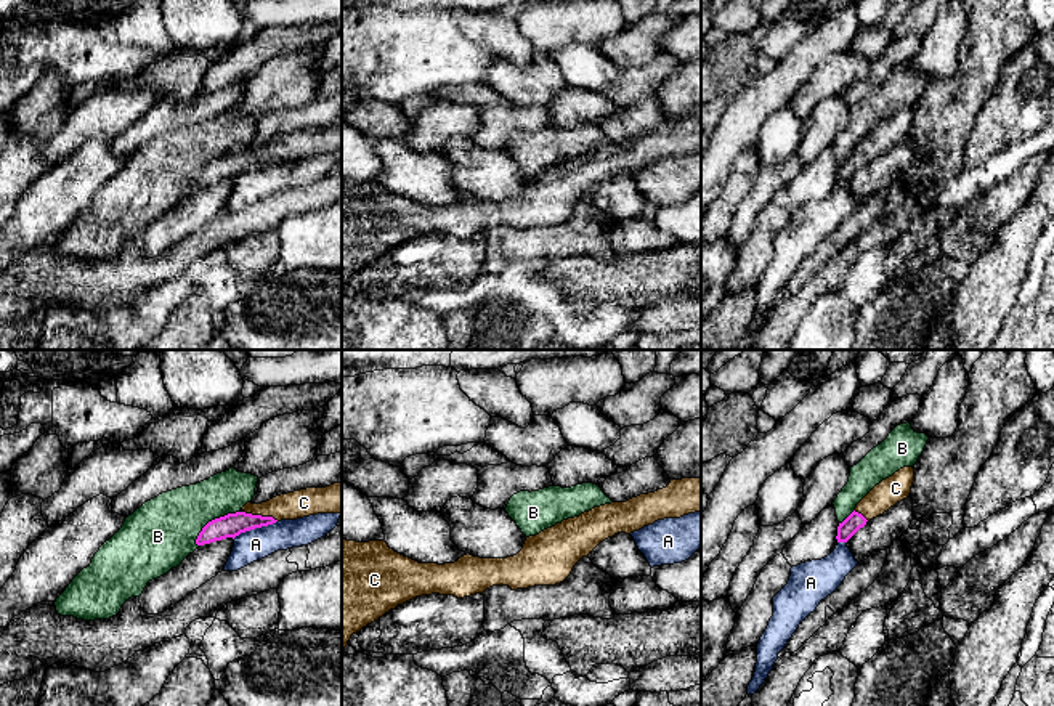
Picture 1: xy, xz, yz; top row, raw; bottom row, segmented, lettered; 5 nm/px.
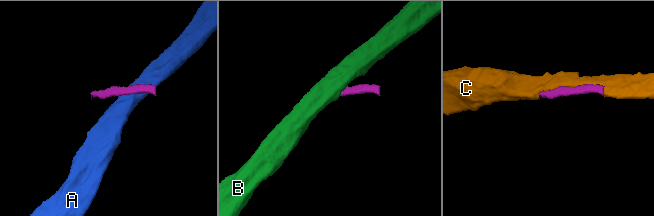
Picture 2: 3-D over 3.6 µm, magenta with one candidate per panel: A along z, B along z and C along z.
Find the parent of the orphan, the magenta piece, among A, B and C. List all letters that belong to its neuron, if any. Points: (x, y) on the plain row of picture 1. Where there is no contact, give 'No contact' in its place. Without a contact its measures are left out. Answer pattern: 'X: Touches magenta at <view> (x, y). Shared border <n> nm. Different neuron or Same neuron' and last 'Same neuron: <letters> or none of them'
A: Touches magenta at xy (254, 169). Shared border 240 nm. Different neuron
B: Touches magenta at xy (212, 161). Shared border 280 nm. Different neuron
C: Touches magenta at xy (260, 156). Shared border 180 nm. Same neuron
Same neuron: C

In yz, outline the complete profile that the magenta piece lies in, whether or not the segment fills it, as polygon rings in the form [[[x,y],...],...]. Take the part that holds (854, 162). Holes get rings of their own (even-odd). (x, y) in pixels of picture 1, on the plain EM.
[[[903,108],[876,125],[837,167],[837,183],[847,183],[870,160],[882,156],[897,143],[906,140],[914,122],[914,109]]]

